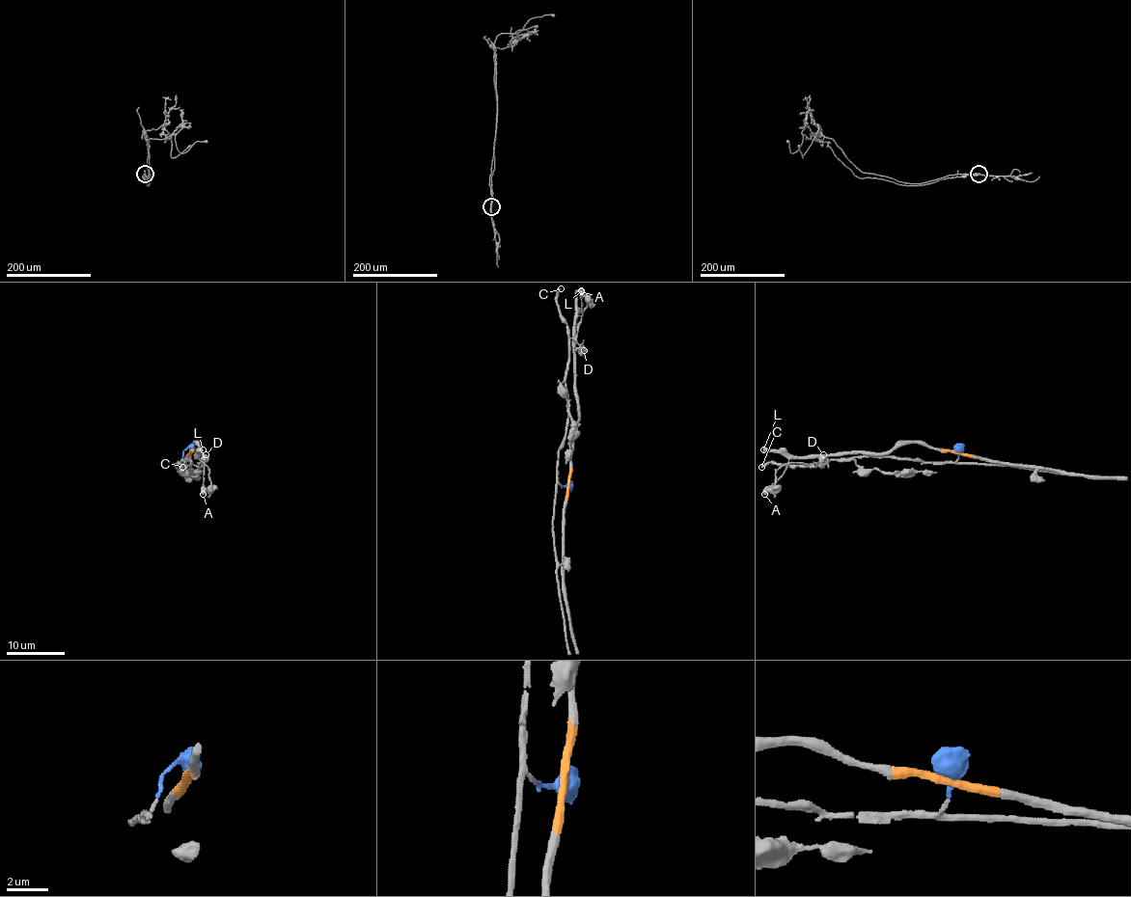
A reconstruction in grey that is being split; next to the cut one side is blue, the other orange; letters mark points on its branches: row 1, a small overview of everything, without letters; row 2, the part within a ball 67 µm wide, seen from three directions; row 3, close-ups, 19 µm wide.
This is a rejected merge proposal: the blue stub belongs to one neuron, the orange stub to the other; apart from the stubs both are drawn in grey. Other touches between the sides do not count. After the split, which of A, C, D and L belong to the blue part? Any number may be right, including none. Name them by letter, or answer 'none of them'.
C, D

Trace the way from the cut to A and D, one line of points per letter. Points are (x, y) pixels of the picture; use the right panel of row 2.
A: (957, 452), (934, 449), (917, 443), (897, 443), (885, 452), (791, 457), (787, 467), (764, 495)
D: (957, 451), (954, 461), (850, 457), (811, 464), (816, 467), (823, 454)

